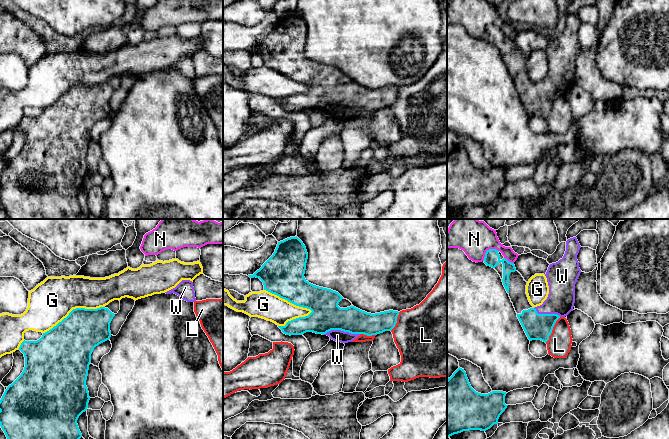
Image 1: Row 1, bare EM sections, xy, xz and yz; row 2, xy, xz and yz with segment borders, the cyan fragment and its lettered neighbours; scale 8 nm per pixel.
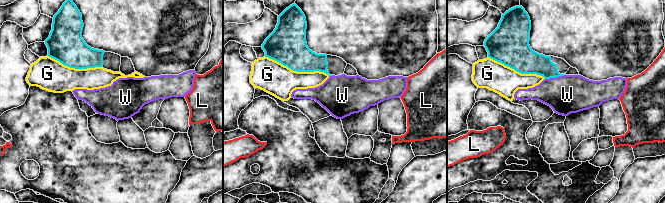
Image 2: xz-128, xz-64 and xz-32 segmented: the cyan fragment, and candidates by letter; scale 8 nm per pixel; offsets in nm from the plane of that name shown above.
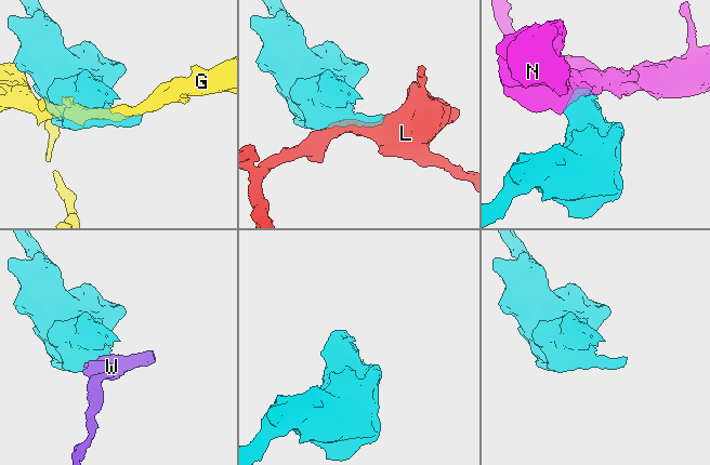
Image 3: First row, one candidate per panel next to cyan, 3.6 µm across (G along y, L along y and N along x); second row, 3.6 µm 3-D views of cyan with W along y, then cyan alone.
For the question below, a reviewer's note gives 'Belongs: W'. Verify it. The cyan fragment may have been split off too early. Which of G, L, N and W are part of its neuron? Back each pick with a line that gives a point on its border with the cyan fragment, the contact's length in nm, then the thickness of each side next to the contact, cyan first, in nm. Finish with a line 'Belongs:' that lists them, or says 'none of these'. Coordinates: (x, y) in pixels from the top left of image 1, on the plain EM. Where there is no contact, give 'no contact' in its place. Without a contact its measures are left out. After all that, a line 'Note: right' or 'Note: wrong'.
W: meets cyan in xz at (341, 106); contact 300 nm long; 240 nm thick on the cyan side, 100 nm on the other
Belongs: W
Note: right

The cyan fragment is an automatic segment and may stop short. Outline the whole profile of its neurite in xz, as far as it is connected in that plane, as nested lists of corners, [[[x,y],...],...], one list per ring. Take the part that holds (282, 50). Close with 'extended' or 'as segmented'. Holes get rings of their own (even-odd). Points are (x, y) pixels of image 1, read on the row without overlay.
[[[296,12],[278,18],[273,31],[250,54],[259,54],[264,61],[264,66],[279,72],[288,78],[312,88],[305,93],[299,93],[288,97],[285,102],[278,102],[286,111],[302,111],[306,108],[327,111],[330,115],[348,119],[355,116],[361,110],[372,112],[391,107],[399,91],[398,87],[384,87],[380,89],[367,89],[354,82],[340,84],[339,78],[343,73],[336,67],[319,63],[309,59],[305,53],[308,29],[303,18]]]; extended

